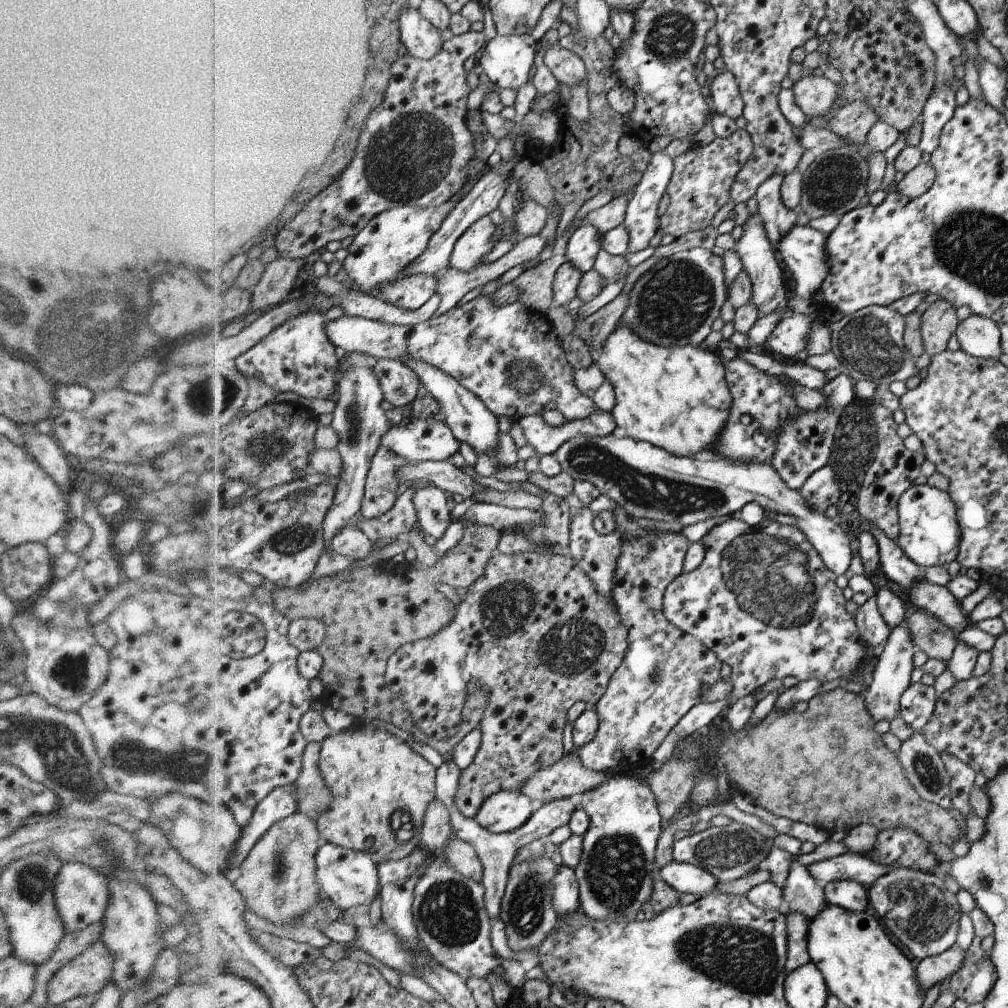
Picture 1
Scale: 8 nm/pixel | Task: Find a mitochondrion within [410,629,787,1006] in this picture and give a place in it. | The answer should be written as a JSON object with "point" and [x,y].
{"point":[745,959]}

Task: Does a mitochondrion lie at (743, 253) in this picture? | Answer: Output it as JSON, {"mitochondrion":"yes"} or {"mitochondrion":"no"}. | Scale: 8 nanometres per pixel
{"mitochondrion":"no"}

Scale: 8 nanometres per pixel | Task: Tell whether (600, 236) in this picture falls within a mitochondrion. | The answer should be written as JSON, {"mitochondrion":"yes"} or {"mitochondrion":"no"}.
{"mitochondrion":"no"}

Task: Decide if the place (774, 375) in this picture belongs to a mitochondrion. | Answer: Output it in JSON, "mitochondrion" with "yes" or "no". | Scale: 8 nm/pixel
{"mitochondrion":"no"}

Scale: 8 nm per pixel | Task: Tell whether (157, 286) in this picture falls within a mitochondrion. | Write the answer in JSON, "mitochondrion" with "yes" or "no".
{"mitochondrion":"no"}

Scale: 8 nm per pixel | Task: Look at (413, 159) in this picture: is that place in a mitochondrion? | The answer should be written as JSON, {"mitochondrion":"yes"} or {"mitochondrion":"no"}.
{"mitochondrion":"yes"}

